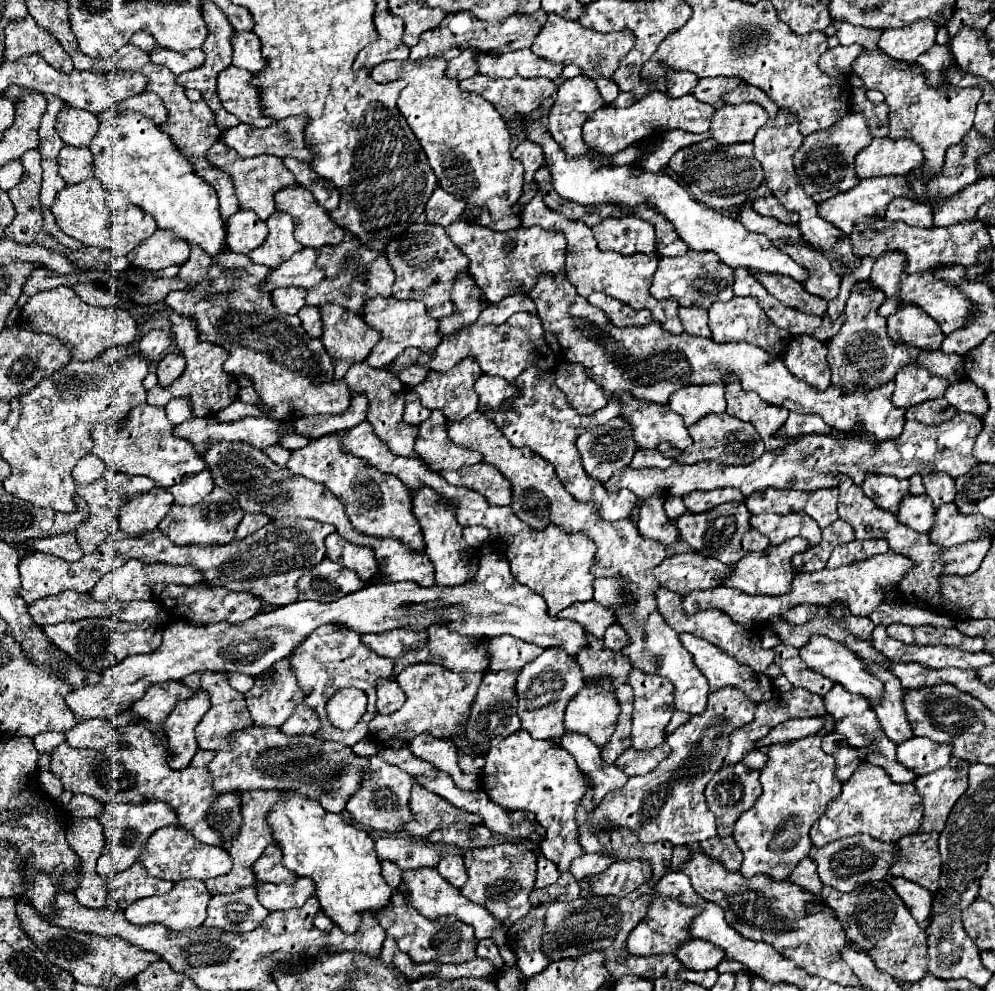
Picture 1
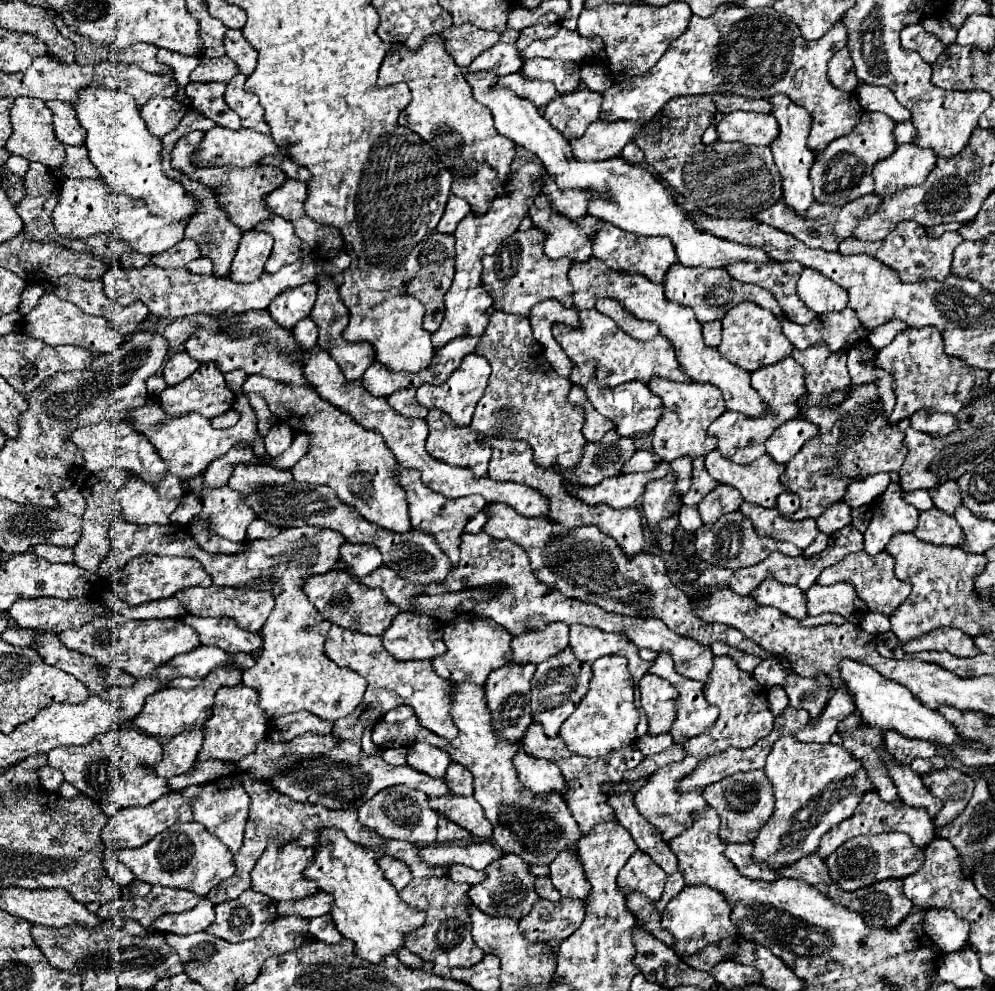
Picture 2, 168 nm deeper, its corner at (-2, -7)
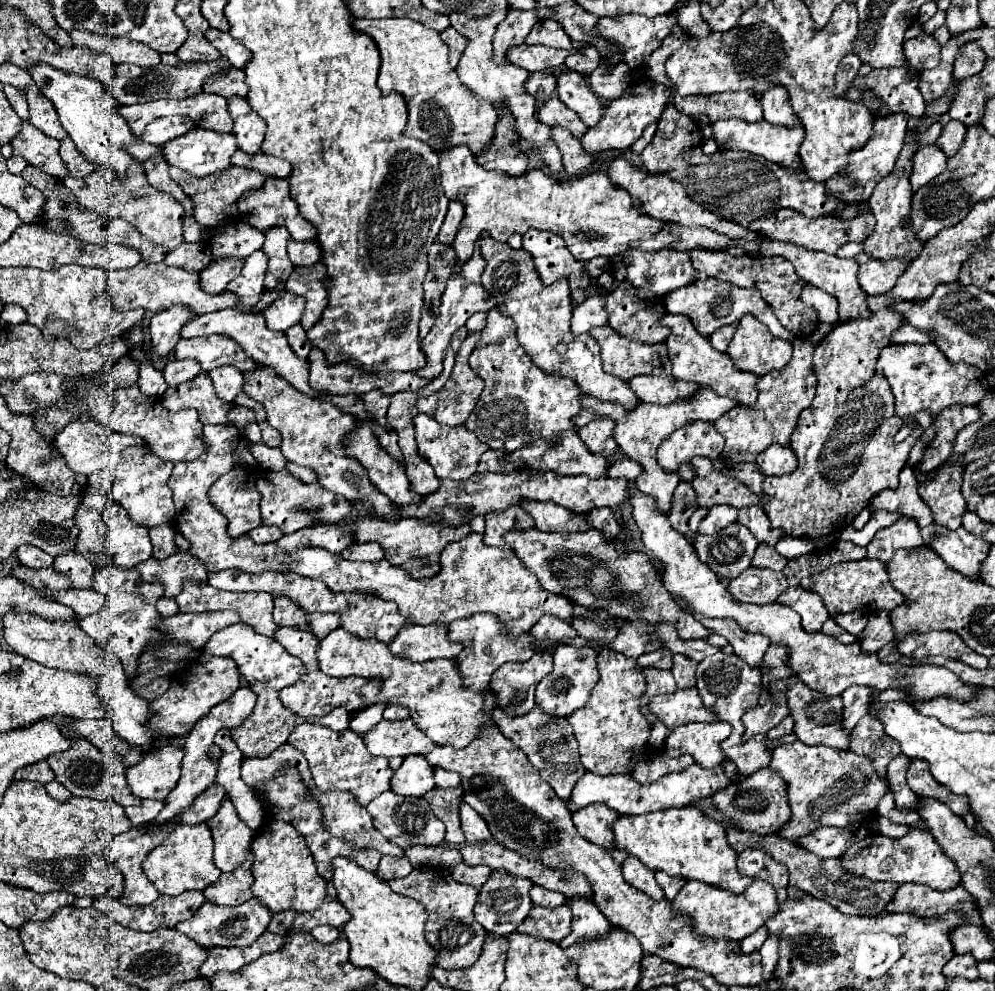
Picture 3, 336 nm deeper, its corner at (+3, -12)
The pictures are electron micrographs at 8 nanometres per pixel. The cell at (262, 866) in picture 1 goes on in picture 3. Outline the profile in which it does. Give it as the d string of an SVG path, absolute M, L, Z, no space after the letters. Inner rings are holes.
M273 819L265 825L253 841L253 867L255 883L251 887L255 899L259 899L271 913L281 911L315 911L325 901L325 879L317 873L311 851L305 837L285 821Z

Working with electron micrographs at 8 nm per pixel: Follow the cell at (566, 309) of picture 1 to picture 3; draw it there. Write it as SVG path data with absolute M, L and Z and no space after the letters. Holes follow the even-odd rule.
M595 327L595 329L591 329L591 335L601 345L603 369L609 375L619 377L623 381L629 381L635 375L671 375L671 361L667 357L665 343L647 345L647 343L641 343L641 341L631 341L631 339L619 335L613 327Z

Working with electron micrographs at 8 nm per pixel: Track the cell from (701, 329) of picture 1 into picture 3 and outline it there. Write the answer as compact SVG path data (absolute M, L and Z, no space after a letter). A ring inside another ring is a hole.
M733 323L733 325L725 325L725 327L717 329L717 331L709 337L711 343L713 343L713 347L715 347L717 351L727 351L727 345L729 345L731 337L735 335L735 329L737 329L737 323Z

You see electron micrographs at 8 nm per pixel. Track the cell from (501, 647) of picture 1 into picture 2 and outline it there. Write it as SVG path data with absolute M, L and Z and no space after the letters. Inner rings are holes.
M550 624L546 630L514 636L510 642L514 664L540 664L568 646L568 626Z

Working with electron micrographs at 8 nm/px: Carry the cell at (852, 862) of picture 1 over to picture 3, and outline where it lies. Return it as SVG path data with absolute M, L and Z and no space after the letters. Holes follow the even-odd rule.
M911 829L901 839L889 839L883 835L869 835L863 841L857 841L845 855L843 867L853 875L867 877L871 881L895 881L895 883L923 883L935 891L949 891L961 881L961 873L939 847L935 837L927 829Z

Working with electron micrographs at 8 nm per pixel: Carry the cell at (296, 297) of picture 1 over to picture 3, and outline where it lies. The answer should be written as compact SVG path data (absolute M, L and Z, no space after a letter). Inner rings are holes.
M283 291L275 303L271 303L267 309L263 309L263 315L265 315L269 329L287 331L291 325L301 321L303 309L305 309L303 297L297 297L289 291Z

